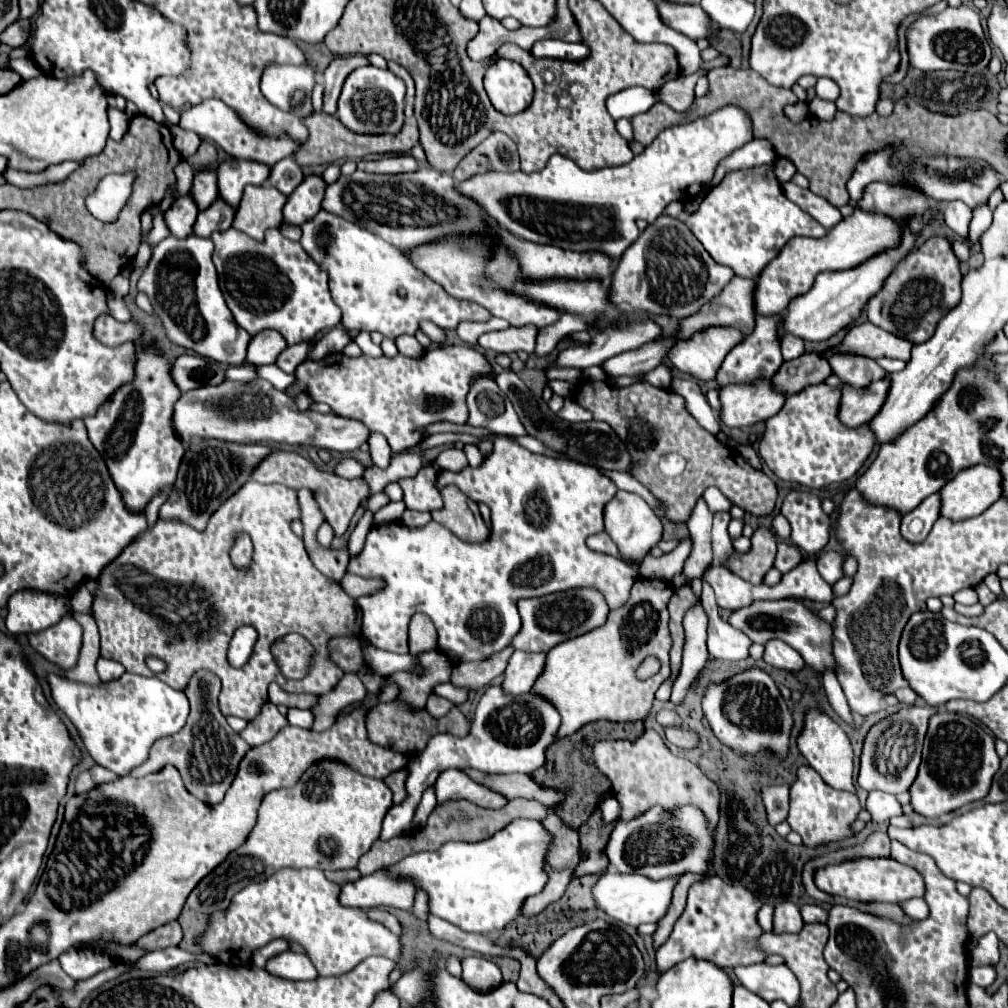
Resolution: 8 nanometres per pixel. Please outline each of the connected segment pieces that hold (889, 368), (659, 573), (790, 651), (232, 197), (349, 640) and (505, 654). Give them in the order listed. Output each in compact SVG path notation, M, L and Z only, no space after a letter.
M878 358L876 360L886 372L900 372L900 370L904 370L904 366L906 366L906 362L902 362L902 360L890 360L890 358Z
M690 538L682 540L676 550L664 554L660 558L654 558L654 556L644 558L644 562L640 566L640 576L648 578L648 580L672 582L674 574L680 572L680 566L684 564L688 554L690 554Z
M778 638L764 644L764 662L784 670L800 670L804 666L802 656L792 646L788 646Z
M226 160L218 166L218 194L228 202L228 206L238 206L242 192L248 184L260 186L268 180L270 168L260 162L248 160Z
M352 636L332 638L328 642L328 650L330 650L330 660L344 672L358 672L364 664L362 644L358 638Z
M504 648L500 654L494 654L492 658L484 660L484 662L472 662L472 664L460 664L452 670L452 678L450 682L454 686L460 688L468 688L468 690L478 690L486 684L490 684L494 678L498 678L506 664L508 658L514 650L512 648Z

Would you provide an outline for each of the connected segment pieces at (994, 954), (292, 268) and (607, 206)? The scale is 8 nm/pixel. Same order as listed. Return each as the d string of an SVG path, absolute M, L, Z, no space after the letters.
M988 932L978 940L978 946L970 952L970 968L996 966L996 962L998 962L998 936L994 932Z
M234 228L212 234L212 242L214 242L214 266L220 278L220 290L238 326L242 326L252 336L258 334L260 330L272 328L284 334L286 342L292 346L292 344L312 340L318 332L330 330L332 326L340 324L340 308L336 308L336 304L330 298L328 276L324 274L324 270L316 266L316 262L312 262L312 258L308 258L300 242L290 242L288 238L282 236L278 228L270 228L262 244Z
M736 104L722 106L720 110L708 114L706 118L696 118L688 124L678 124L662 130L656 140L644 148L642 154L634 156L632 162L612 168L600 168L592 172L584 172L570 158L556 154L548 160L546 168L534 174L524 172L486 172L464 180L458 190L470 198L474 198L484 210L500 222L514 236L534 242L534 244L550 244L564 250L574 252L602 252L612 260L618 260L624 250L640 236L636 220L642 218L646 222L654 222L666 204L678 200L694 200L704 184L708 184L718 168L718 164L728 158L734 150L742 148L746 142L754 138L752 120L746 110Z

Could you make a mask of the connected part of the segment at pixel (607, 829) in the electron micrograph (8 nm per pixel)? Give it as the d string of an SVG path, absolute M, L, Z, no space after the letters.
M594 810L590 818L578 828L580 834L580 850L582 860L574 870L574 876L586 876L586 874L602 874L608 866L608 860L604 856L604 846L608 842L608 836L612 832L612 824L604 824L600 810Z

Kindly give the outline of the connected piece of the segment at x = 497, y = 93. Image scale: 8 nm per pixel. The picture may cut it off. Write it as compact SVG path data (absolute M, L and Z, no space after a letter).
M494 60L486 70L484 88L496 110L502 114L516 114L526 110L534 96L534 86L526 70L514 60Z

